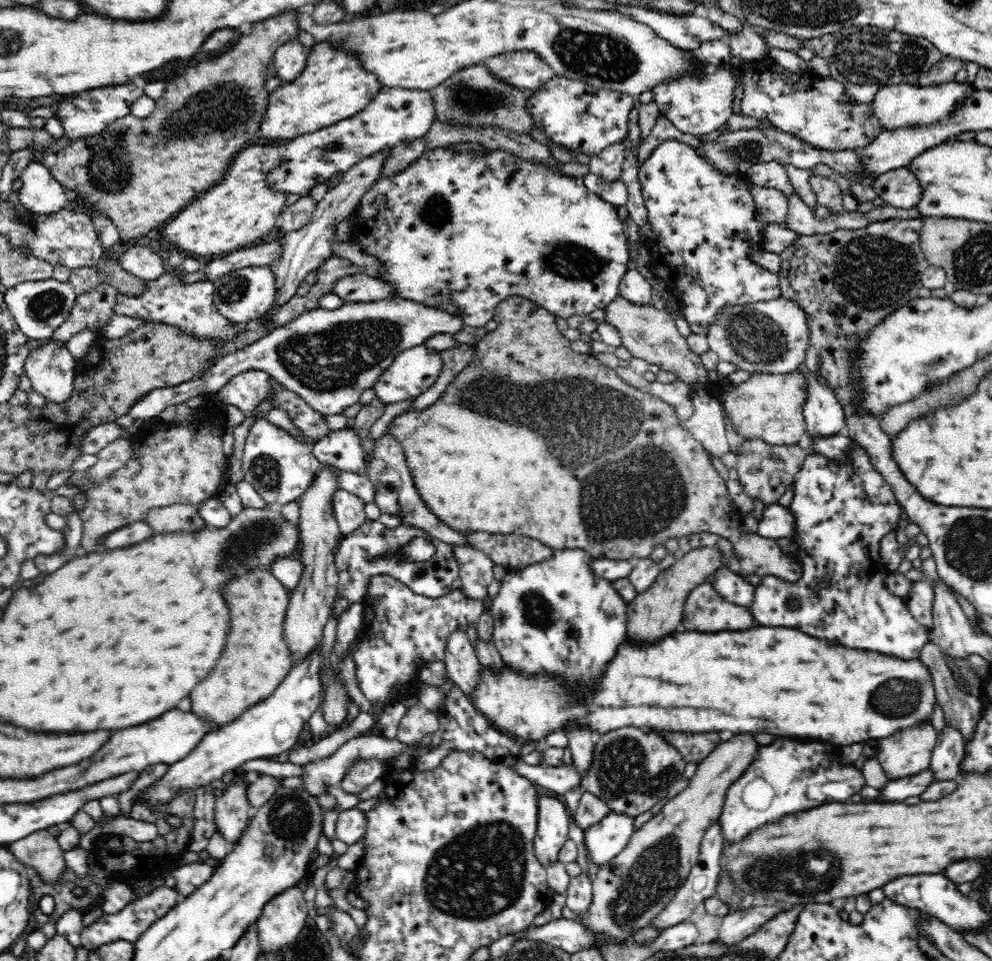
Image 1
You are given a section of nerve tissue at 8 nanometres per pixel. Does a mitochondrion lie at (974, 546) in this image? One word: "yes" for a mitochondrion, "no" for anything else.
yes

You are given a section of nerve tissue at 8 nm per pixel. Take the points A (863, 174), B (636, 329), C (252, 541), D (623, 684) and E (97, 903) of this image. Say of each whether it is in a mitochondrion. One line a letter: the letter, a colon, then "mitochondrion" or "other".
A: other
B: other
C: mitochondrion
D: other
E: other

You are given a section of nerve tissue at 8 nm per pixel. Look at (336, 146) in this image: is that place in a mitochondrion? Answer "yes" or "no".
yes

